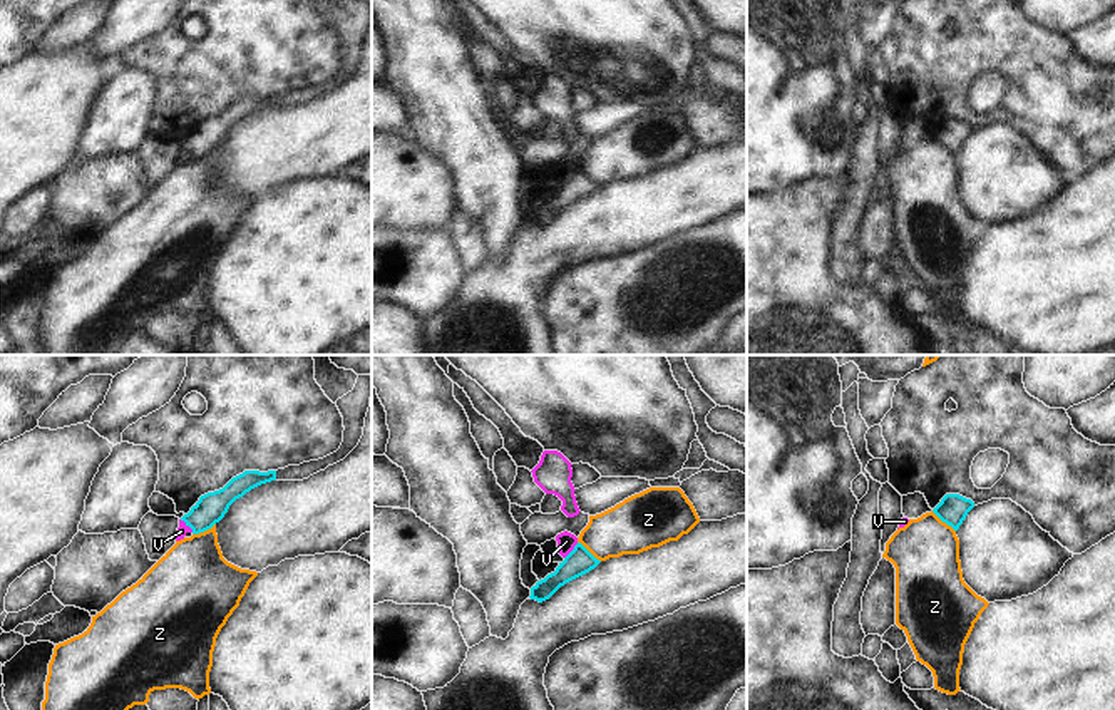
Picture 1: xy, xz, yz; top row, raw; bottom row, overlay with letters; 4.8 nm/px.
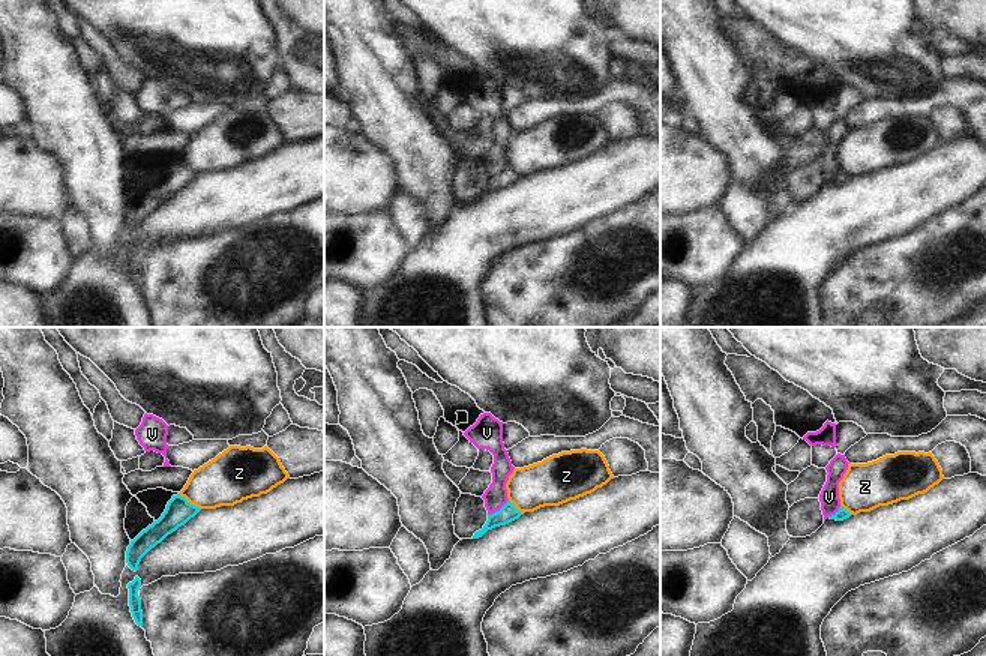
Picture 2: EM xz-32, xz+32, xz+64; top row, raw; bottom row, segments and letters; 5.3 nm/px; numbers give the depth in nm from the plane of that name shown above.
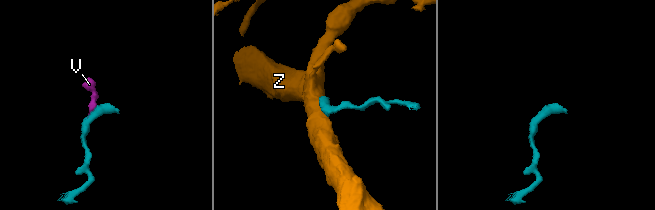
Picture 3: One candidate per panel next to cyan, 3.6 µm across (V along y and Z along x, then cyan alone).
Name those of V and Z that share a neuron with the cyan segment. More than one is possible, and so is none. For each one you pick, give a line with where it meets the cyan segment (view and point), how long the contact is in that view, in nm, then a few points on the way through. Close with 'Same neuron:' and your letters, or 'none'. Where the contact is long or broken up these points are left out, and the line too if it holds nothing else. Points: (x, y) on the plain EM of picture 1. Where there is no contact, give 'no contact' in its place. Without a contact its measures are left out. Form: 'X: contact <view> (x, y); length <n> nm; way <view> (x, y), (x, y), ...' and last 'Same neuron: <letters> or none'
Same neuron: none

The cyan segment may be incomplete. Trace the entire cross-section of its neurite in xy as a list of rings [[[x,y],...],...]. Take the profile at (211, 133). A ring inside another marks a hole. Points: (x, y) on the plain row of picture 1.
[[[244,95],[233,102],[223,114],[201,121],[181,146],[193,154],[193,159],[204,157],[224,142],[236,124],[271,105],[276,105],[276,95]]]

